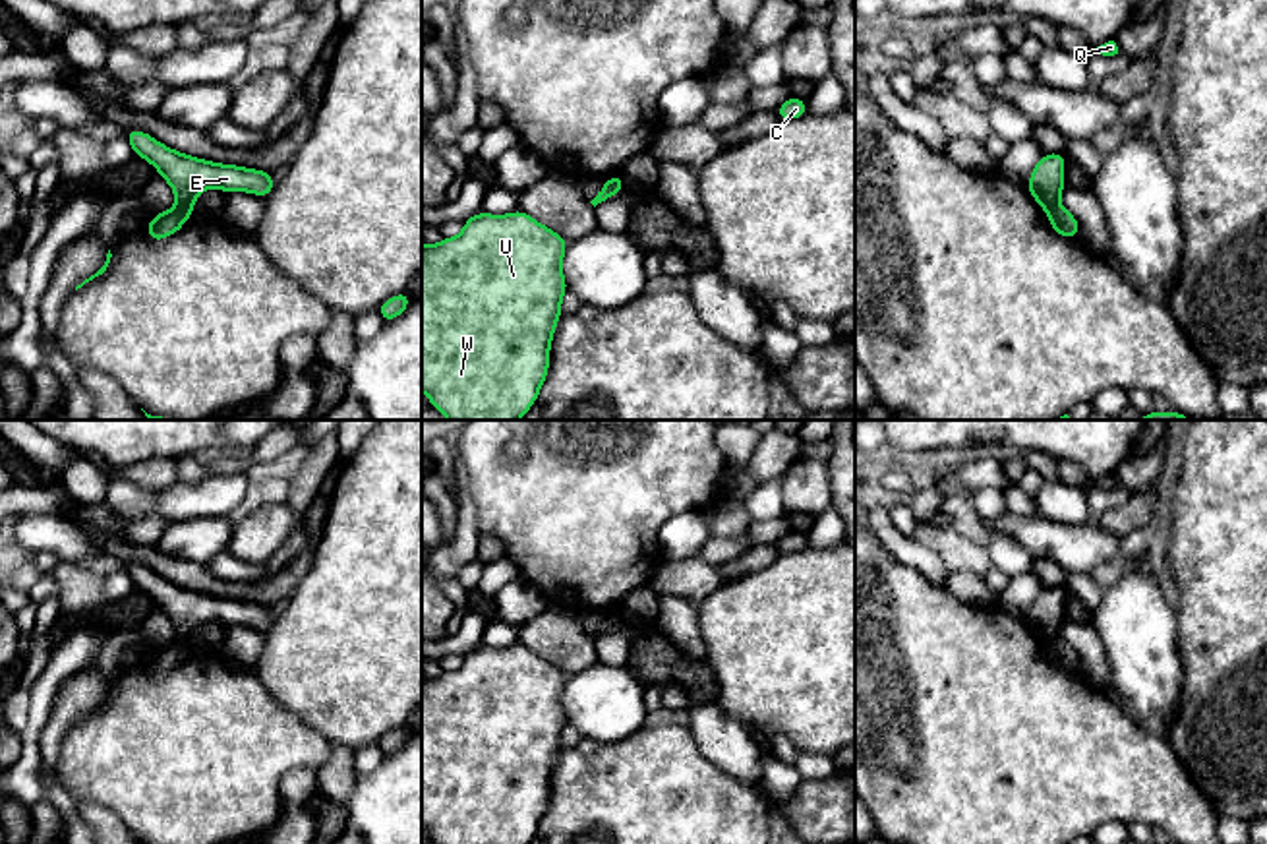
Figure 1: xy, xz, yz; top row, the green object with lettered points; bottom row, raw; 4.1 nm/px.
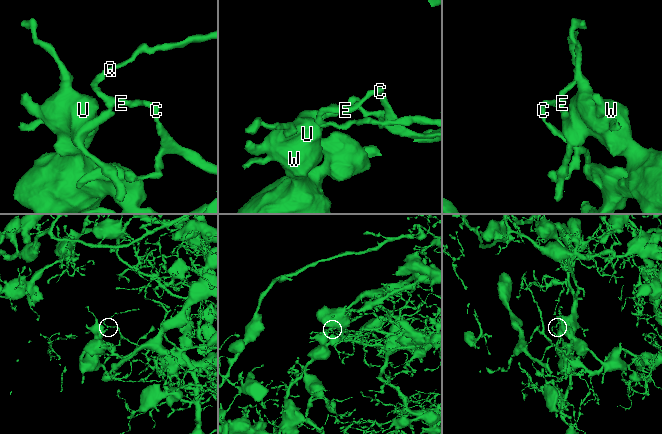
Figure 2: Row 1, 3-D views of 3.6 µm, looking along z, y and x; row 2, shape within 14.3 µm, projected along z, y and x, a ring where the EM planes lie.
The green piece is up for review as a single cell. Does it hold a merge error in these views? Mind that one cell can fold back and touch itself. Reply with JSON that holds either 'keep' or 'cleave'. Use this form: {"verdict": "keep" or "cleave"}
{"verdict": "cleave"}

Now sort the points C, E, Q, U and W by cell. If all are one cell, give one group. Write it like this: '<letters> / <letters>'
C E Q / U W

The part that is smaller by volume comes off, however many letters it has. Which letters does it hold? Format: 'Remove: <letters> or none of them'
Remove: C, E, Q

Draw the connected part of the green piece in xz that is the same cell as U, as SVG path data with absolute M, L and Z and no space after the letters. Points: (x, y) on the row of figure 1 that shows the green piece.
M524 211L478 213L458 236L422 244L422 391L449 420L518 420L547 377L551 339L569 290L561 261L569 242Z

